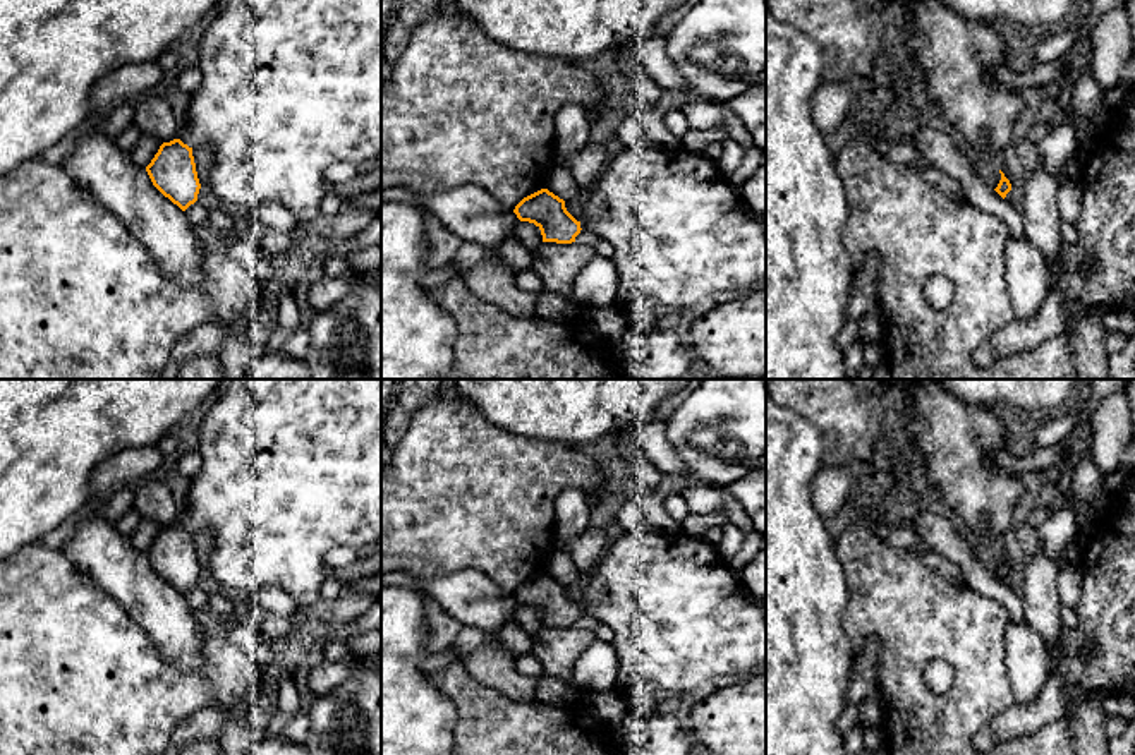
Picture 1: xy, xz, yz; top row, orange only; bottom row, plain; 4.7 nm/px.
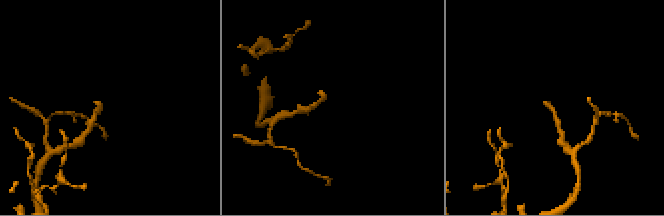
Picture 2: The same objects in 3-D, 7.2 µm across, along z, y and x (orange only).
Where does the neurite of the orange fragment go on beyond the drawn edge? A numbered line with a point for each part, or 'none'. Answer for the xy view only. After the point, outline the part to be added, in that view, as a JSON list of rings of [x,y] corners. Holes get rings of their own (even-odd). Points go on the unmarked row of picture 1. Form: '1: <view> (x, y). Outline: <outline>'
1: xy (291, 469). Outline: [[[225,379],[218,400],[201,420],[197,438],[203,465],[191,477],[179,523],[189,532],[208,530],[211,534],[209,568],[218,583],[244,590],[249,595],[261,587],[276,585],[299,607],[309,607],[319,602],[319,590],[325,582],[325,558],[331,549],[354,547],[361,551],[381,541],[381,379]]]

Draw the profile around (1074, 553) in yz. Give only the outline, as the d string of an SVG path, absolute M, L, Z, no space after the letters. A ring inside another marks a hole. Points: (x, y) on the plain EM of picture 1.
M1078 535L1075 537L1063 553L1065 563L1082 563L1085 554L1085 537Z

